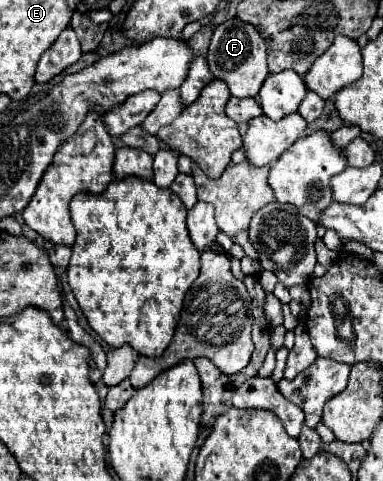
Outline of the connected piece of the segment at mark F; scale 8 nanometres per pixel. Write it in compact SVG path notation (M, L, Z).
M231 18L225 24L217 26L211 38L209 52L207 52L207 64L209 64L211 74L223 80L229 86L231 96L237 96L237 98L257 96L263 80L269 76L265 42L261 40L261 34L251 24L239 18Z

